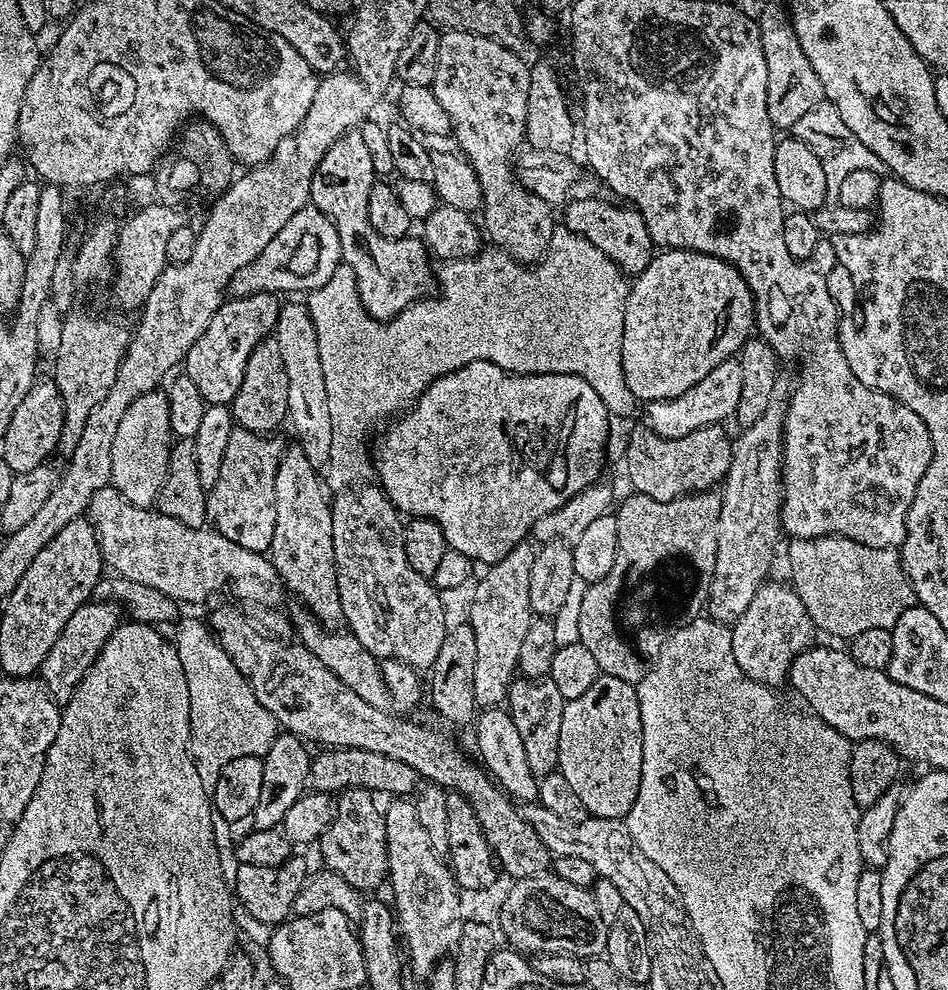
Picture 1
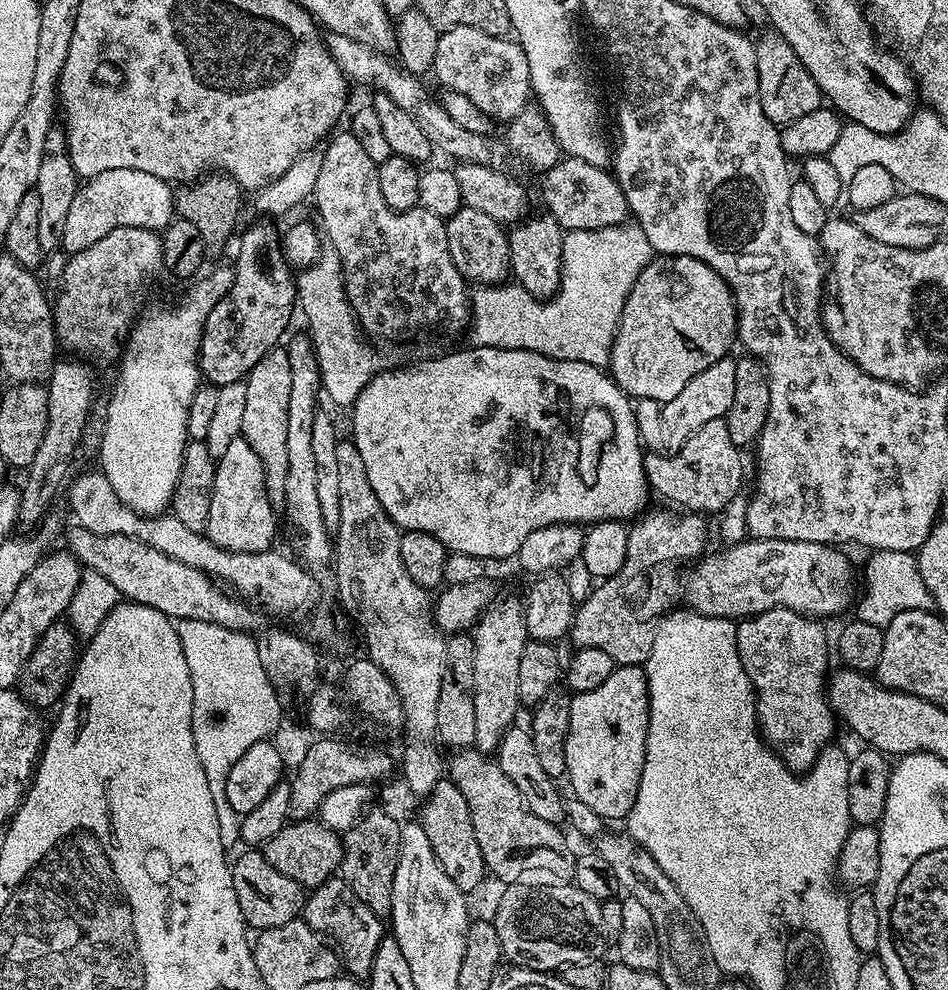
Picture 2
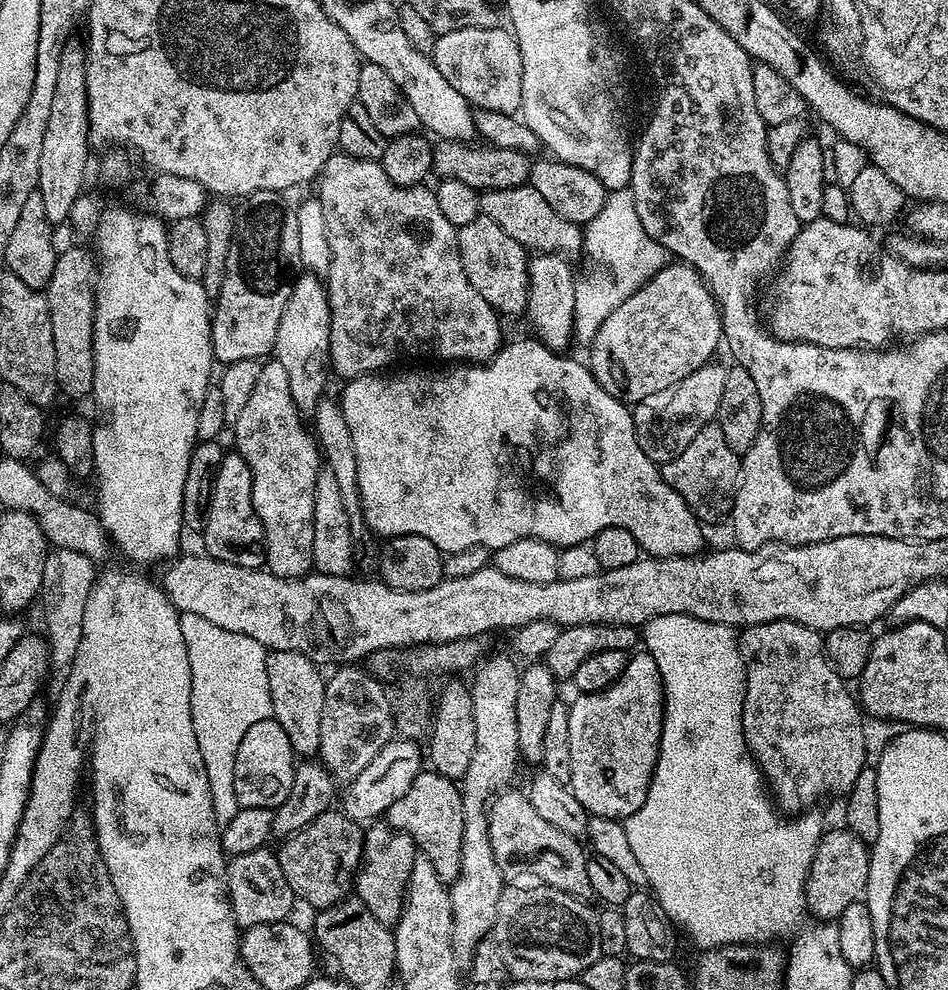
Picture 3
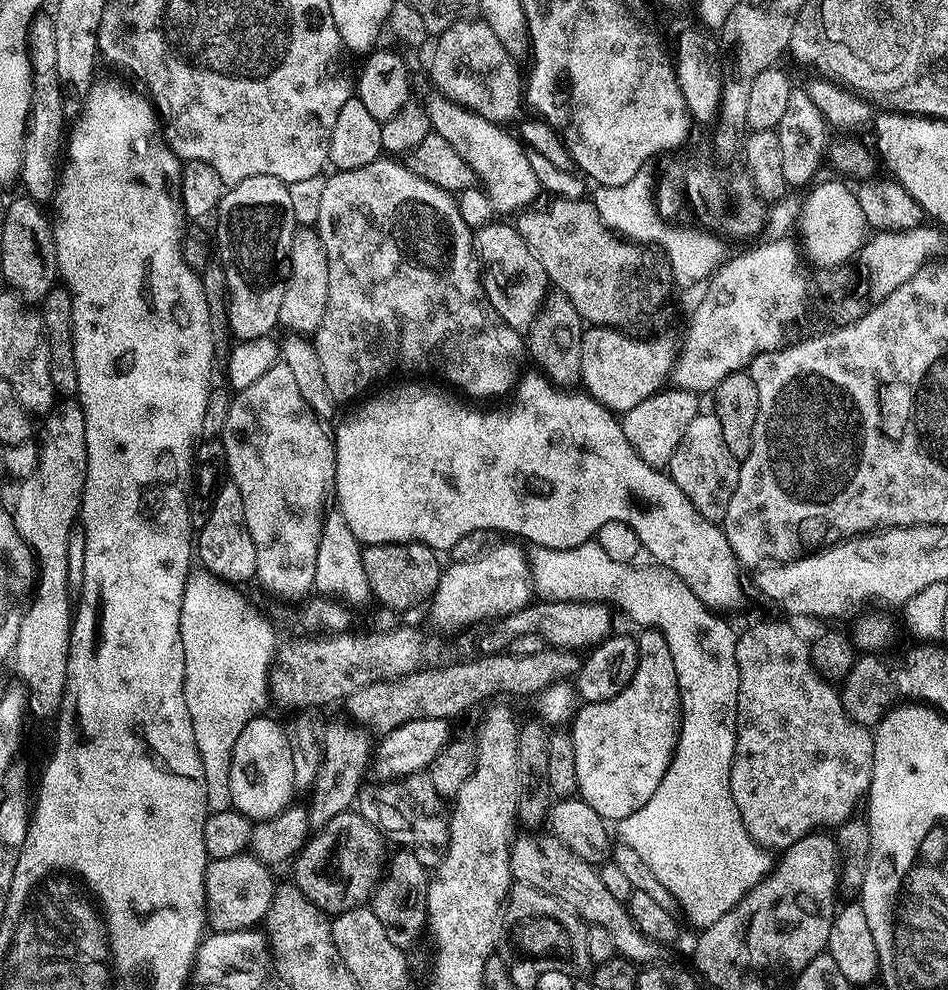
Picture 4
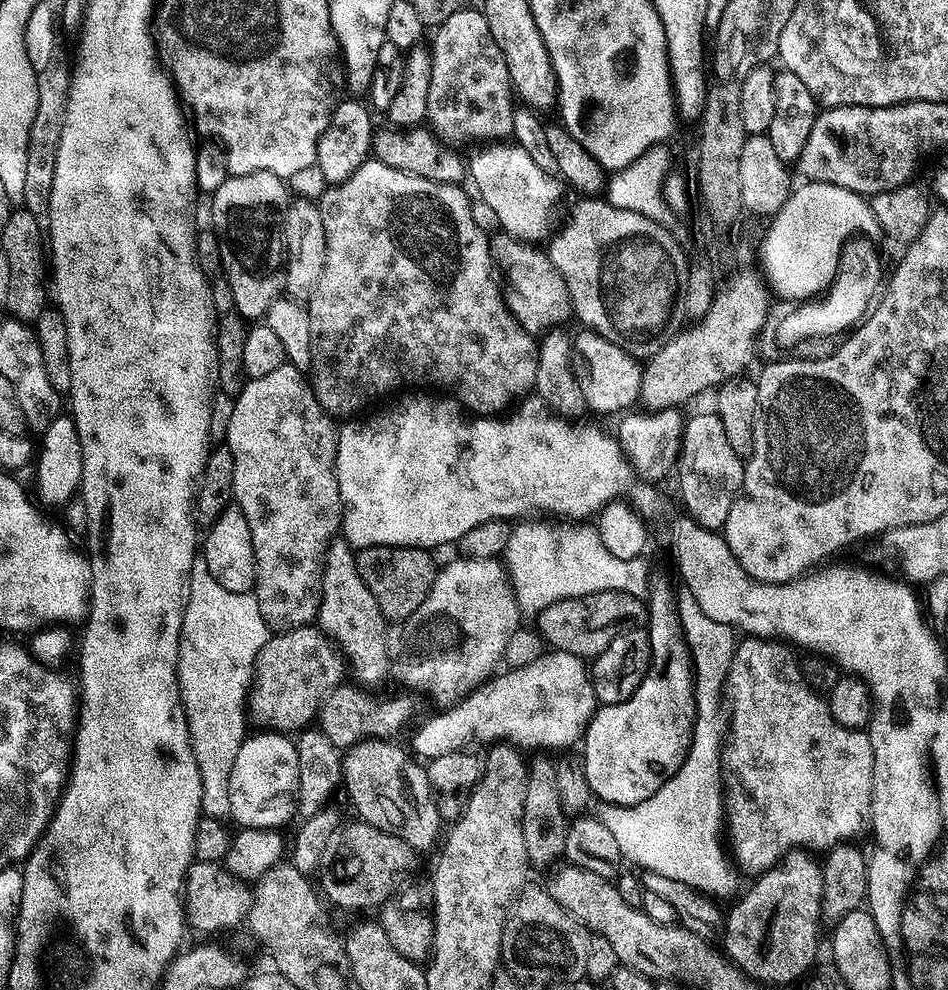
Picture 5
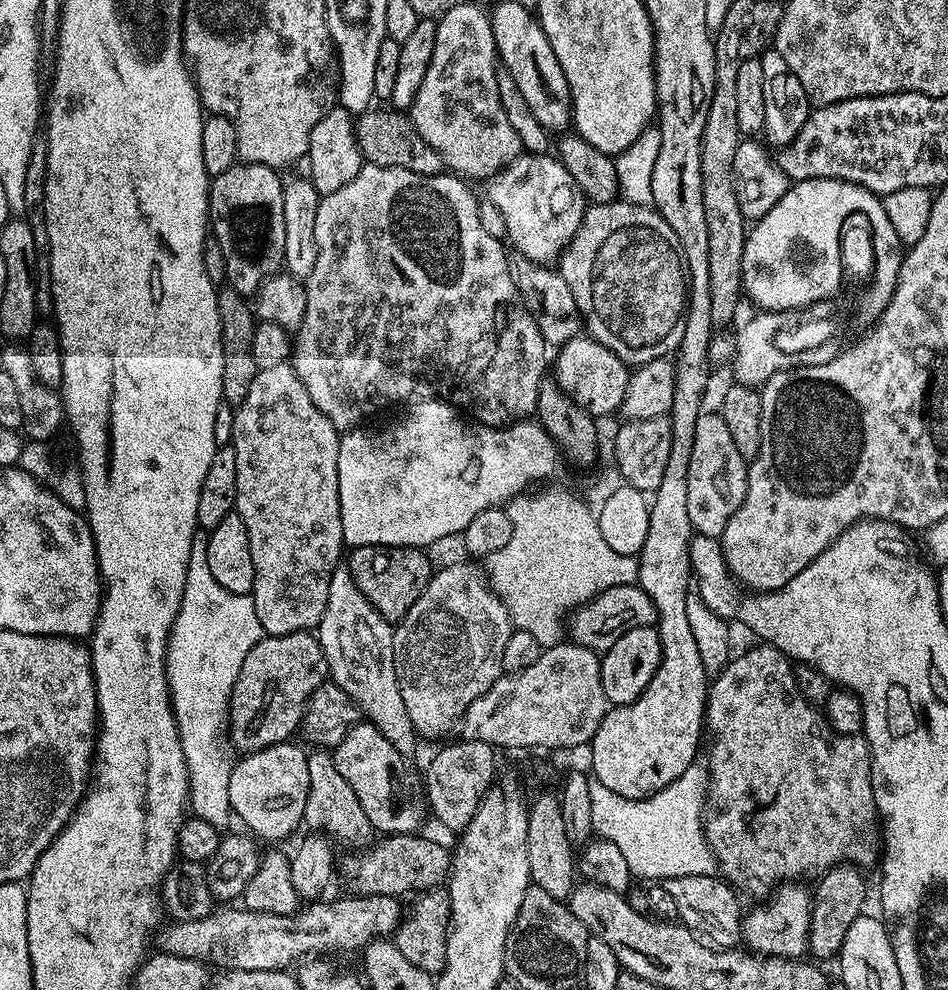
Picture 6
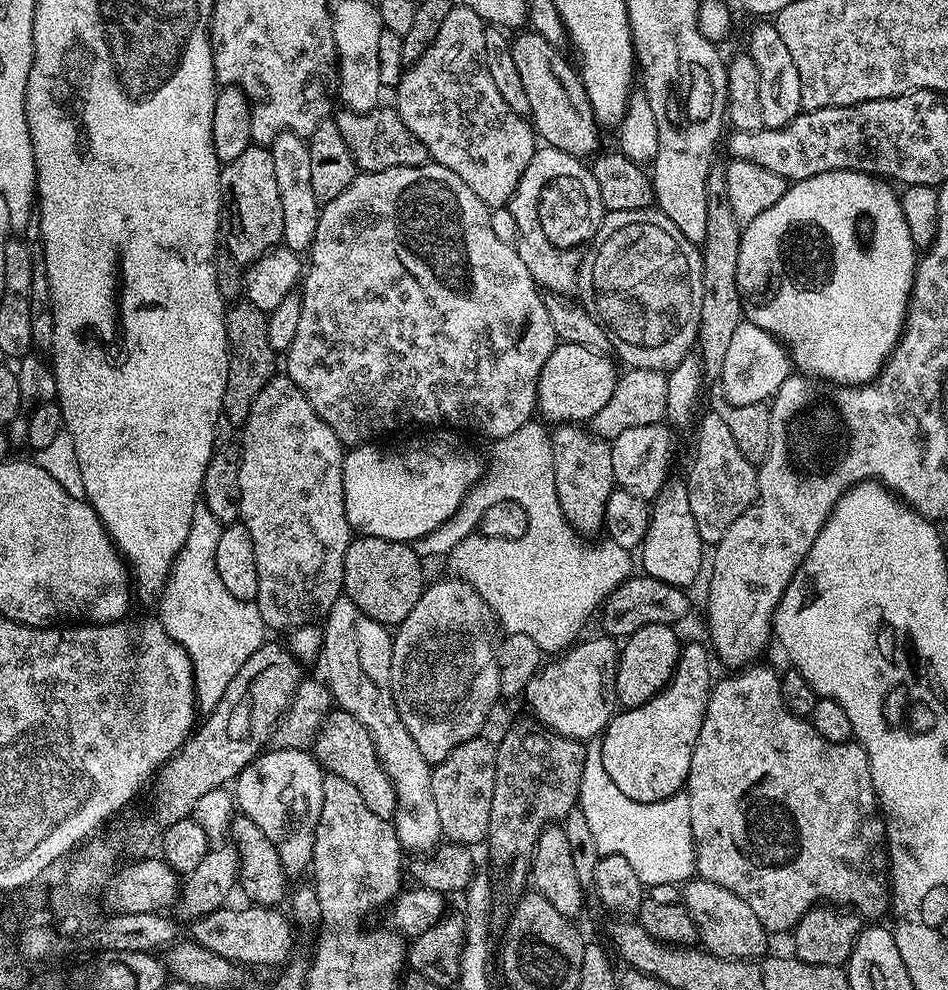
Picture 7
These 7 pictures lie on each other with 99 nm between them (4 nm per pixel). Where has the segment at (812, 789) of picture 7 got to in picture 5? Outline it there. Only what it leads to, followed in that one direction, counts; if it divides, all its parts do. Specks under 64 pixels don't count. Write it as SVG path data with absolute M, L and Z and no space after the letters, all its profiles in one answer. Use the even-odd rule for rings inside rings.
M748 636L747 638L741 639L736 645L736 653L734 658L730 662L730 674L728 675L728 682L726 685L726 696L730 701L730 727L726 733L726 743L722 748L722 755L720 758L720 771L722 773L722 787L724 789L724 807L726 809L726 830L728 834L732 834L732 844L730 840L730 852L734 857L735 863L739 865L741 869L744 868L751 874L759 874L768 871L769 868L774 867L780 861L781 856L785 852L794 852L797 850L827 850L833 848L835 844L842 844L851 841L856 838L856 835L860 831L865 831L866 821L871 817L872 814L872 783L874 782L874 750L870 746L870 738L868 737L867 731L859 728L847 728L838 723L834 718L834 714L830 712L830 706L828 705L827 699L821 693L815 692L811 686L804 683L804 673L800 670L801 657L787 643L781 642L775 638L765 638L763 636Z

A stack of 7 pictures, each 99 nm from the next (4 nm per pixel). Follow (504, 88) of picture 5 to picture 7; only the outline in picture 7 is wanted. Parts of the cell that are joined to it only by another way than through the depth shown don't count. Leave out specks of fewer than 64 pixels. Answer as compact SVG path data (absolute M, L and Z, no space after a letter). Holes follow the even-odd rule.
M454 6L446 14L438 34L428 44L426 54L418 58L401 76L394 89L396 112L410 126L410 131L426 146L429 157L435 163L454 170L489 209L505 207L515 194L519 179L525 173L538 149L538 137L529 121L518 115L506 104L506 98L498 91L494 78L490 78L490 66L486 66L486 21L474 10Z

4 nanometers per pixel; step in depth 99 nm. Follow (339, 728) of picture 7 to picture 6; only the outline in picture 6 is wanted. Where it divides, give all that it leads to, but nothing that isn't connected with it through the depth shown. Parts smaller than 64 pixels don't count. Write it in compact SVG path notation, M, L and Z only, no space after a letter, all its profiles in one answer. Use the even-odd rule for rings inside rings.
M358 722L348 731L346 738L342 738L342 742L338 742L336 748L331 749L334 758L334 766L338 766L338 774L342 774L342 778L346 778L346 782L350 782L350 790L354 790L355 797L362 804L362 810L366 810L366 814L370 818L373 829L380 834L388 834L388 826L396 826L396 824L404 824L398 826L398 830L394 830L393 836L406 836L416 834L421 831L422 824L410 824L412 820L404 820L398 822L394 820L388 822L390 814L394 814L388 806L392 806L390 802L390 788L394 788L392 776L405 778L405 769L400 766L402 754L397 751L396 747L390 742L386 742L386 738L380 733L373 724L367 722Z

